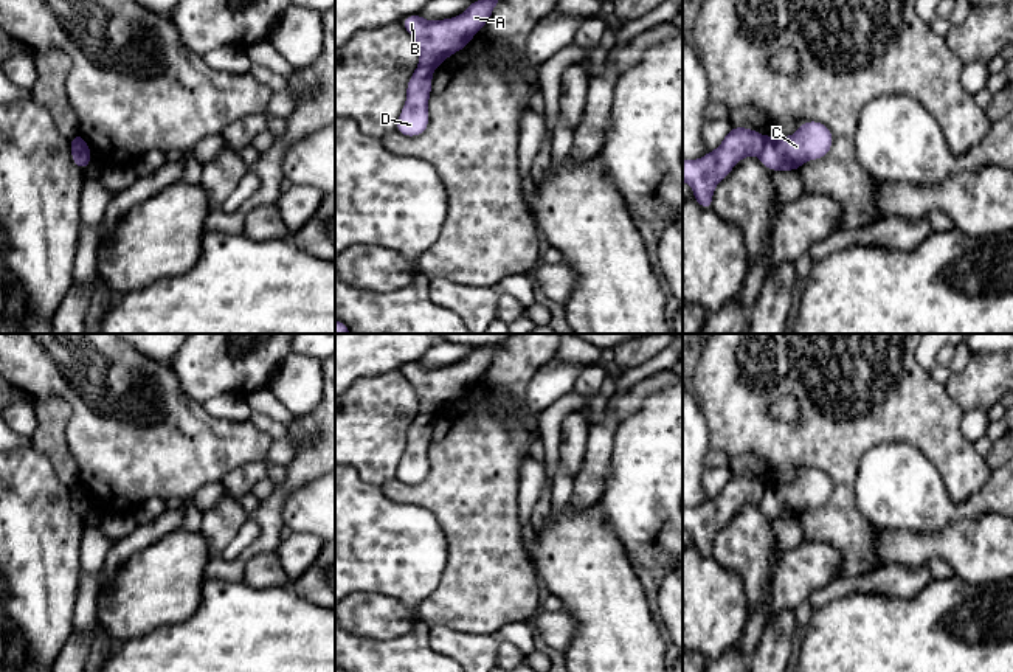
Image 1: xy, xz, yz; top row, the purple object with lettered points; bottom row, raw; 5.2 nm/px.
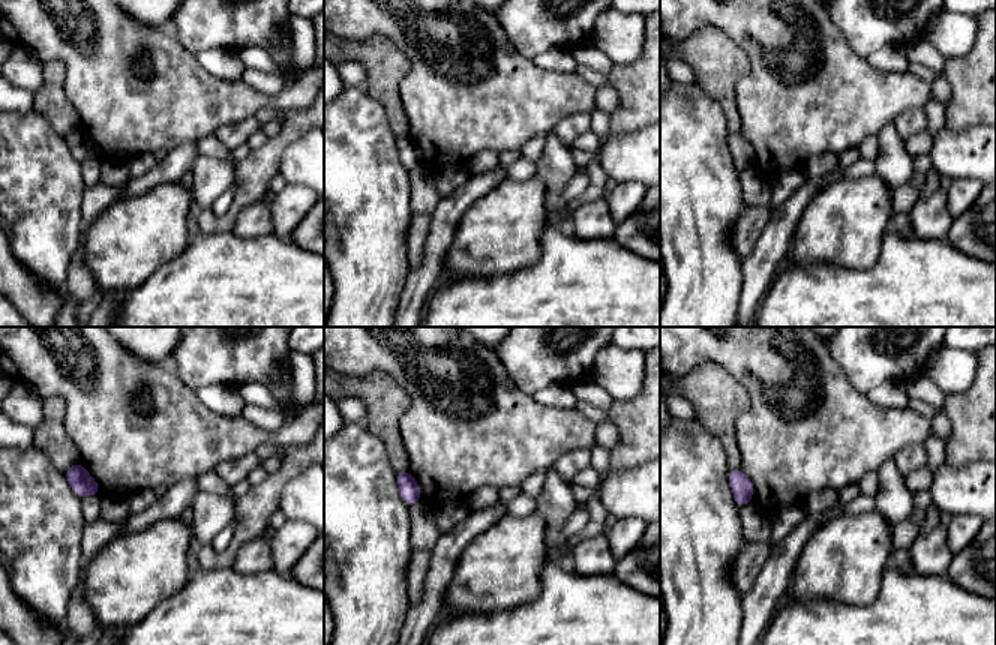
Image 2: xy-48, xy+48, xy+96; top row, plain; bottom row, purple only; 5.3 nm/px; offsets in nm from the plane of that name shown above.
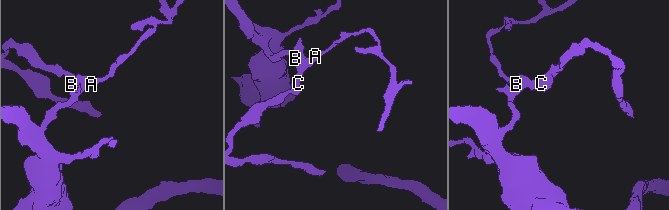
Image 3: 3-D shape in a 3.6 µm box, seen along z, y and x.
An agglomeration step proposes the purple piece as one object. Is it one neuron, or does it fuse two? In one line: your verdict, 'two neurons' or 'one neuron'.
two neurons

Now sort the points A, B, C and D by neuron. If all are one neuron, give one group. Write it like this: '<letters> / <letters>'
A B / C D

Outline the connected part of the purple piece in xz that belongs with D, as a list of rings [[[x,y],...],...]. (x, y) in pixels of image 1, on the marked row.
[[[419,65],[406,85],[406,101],[399,115],[396,132],[405,137],[422,135],[430,123],[428,99],[431,95],[431,78],[434,68]]]

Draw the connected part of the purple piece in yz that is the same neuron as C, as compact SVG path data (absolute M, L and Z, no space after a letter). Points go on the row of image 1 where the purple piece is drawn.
M805 121L790 137L765 137L762 165L769 171L797 171L808 160L824 158L833 144L831 130L819 121Z

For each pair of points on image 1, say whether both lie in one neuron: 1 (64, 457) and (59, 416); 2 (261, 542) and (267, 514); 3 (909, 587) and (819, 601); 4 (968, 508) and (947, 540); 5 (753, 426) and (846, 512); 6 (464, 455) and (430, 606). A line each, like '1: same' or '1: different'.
1: same
2: same
3: same
4: different
5: same
6: same

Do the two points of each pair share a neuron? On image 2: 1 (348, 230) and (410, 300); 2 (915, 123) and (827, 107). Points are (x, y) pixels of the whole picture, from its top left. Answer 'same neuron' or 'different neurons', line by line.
1: different neurons
2: different neurons

